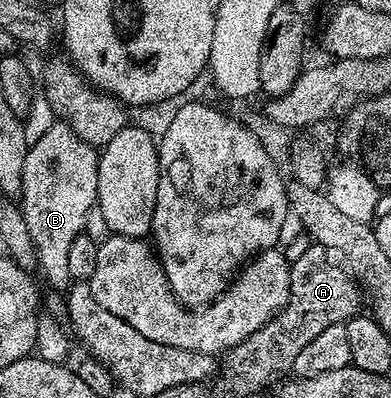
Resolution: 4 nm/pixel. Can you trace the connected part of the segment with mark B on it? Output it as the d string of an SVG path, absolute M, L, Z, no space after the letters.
M57 120L38 141L29 145L26 152L26 164L22 168L22 209L26 228L30 228L30 236L34 240L36 249L40 252L39 269L44 270L46 277L67 283L70 279L70 267L66 259L70 253L70 244L78 235L84 233L86 216L90 208L96 205L98 192L98 164L100 156L97 147L86 144L82 136L78 136L70 127Z

